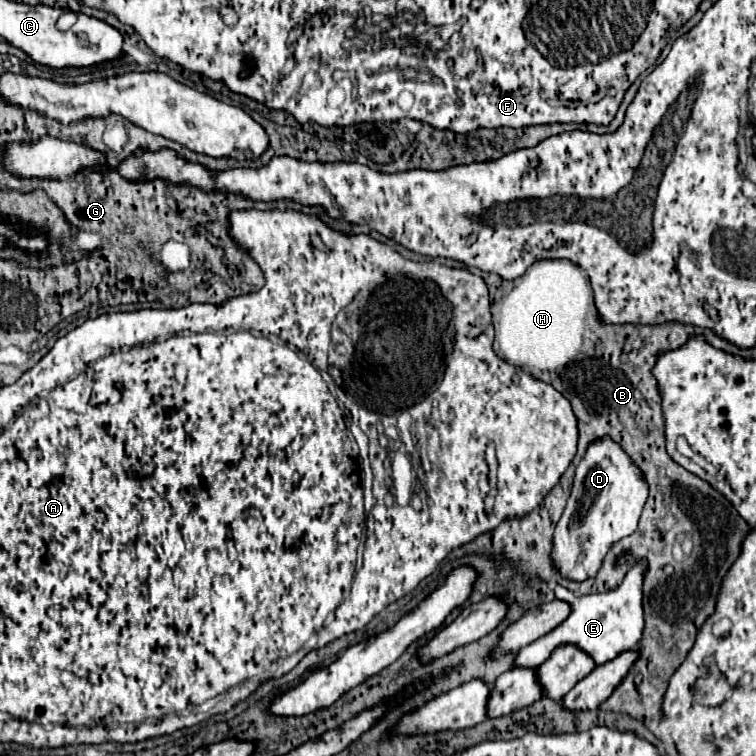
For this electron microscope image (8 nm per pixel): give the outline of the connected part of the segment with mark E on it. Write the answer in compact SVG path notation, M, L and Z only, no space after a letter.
M645 561L637 563L627 573L627 577L623 579L623 583L617 589L597 593L597 595L581 595L581 597L577 597L569 589L557 585L555 587L555 599L569 603L569 607L571 607L569 617L563 623L559 623L553 631L549 631L547 635L539 637L537 641L529 643L527 647L519 649L519 653L517 653L511 667L537 669L539 665L543 665L551 657L553 649L557 649L559 645L567 645L567 643L577 645L579 649L583 649L595 661L595 665L603 665L607 661L613 661L623 651L637 649L637 641L641 641L641 633L643 633L641 585L643 585L645 569L647 569Z

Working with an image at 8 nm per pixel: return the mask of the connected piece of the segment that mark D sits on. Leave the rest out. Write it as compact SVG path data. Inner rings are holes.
M609 437L593 441L575 471L571 497L555 525L551 559L557 573L571 581L595 577L607 551L637 529L645 501L647 485L629 455L615 441L609 441Z

